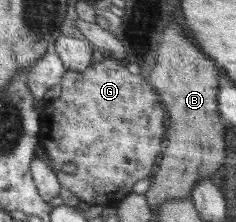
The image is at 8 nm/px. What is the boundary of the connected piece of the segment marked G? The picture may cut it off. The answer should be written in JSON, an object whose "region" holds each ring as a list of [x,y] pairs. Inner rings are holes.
{"region":[[[117,59],[92,62],[81,72],[67,70],[60,84],[60,97],[45,102],[45,108],[41,112],[41,148],[49,156],[50,167],[61,187],[71,190],[80,201],[87,202],[90,206],[117,206],[119,201],[132,193],[136,182],[151,176],[155,158],[162,152],[165,143],[165,107],[150,81],[141,75],[130,73],[125,63]],[[67,162],[75,163],[74,172],[61,171]]]}

